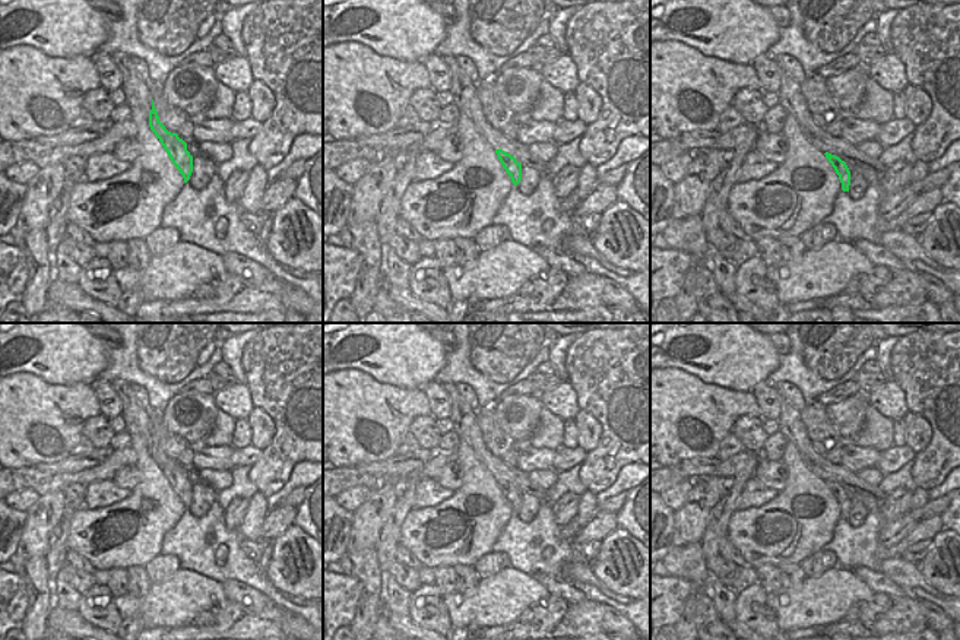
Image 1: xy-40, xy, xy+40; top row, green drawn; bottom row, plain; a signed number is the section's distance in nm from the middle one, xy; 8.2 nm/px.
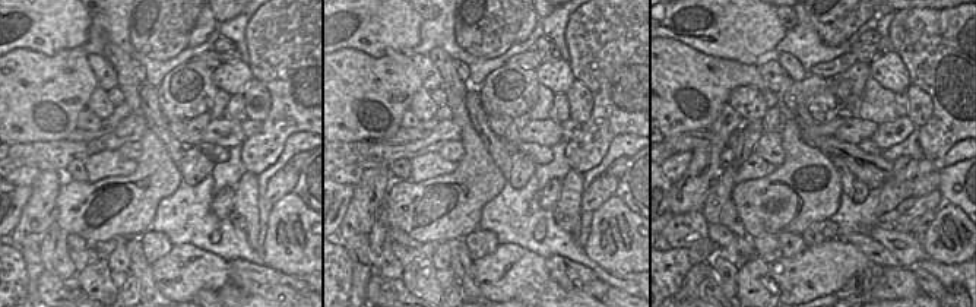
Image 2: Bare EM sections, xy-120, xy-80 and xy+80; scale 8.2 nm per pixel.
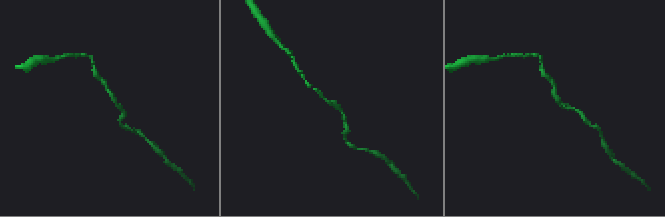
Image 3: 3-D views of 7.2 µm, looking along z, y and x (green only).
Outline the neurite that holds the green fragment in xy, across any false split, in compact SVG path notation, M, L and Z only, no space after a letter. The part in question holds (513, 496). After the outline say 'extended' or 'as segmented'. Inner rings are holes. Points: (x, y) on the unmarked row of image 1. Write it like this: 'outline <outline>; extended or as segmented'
outline M495 476L495 481L506 497L506 500L510 503L511 510L517 513L522 507L522 491L516 488L514 484L504 479L503 476Z; as segmented

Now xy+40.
outline M826 479L824 482L828 487L828 489L831 491L831 494L834 495L836 501L839 503L839 507L842 510L842 517L849 519L850 498L847 495L846 489L842 488L839 484L831 482L828 479Z; as segmented

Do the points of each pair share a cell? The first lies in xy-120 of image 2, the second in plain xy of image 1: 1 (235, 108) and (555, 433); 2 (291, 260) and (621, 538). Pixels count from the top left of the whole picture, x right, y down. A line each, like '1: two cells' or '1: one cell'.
1: two cells
2: one cell

